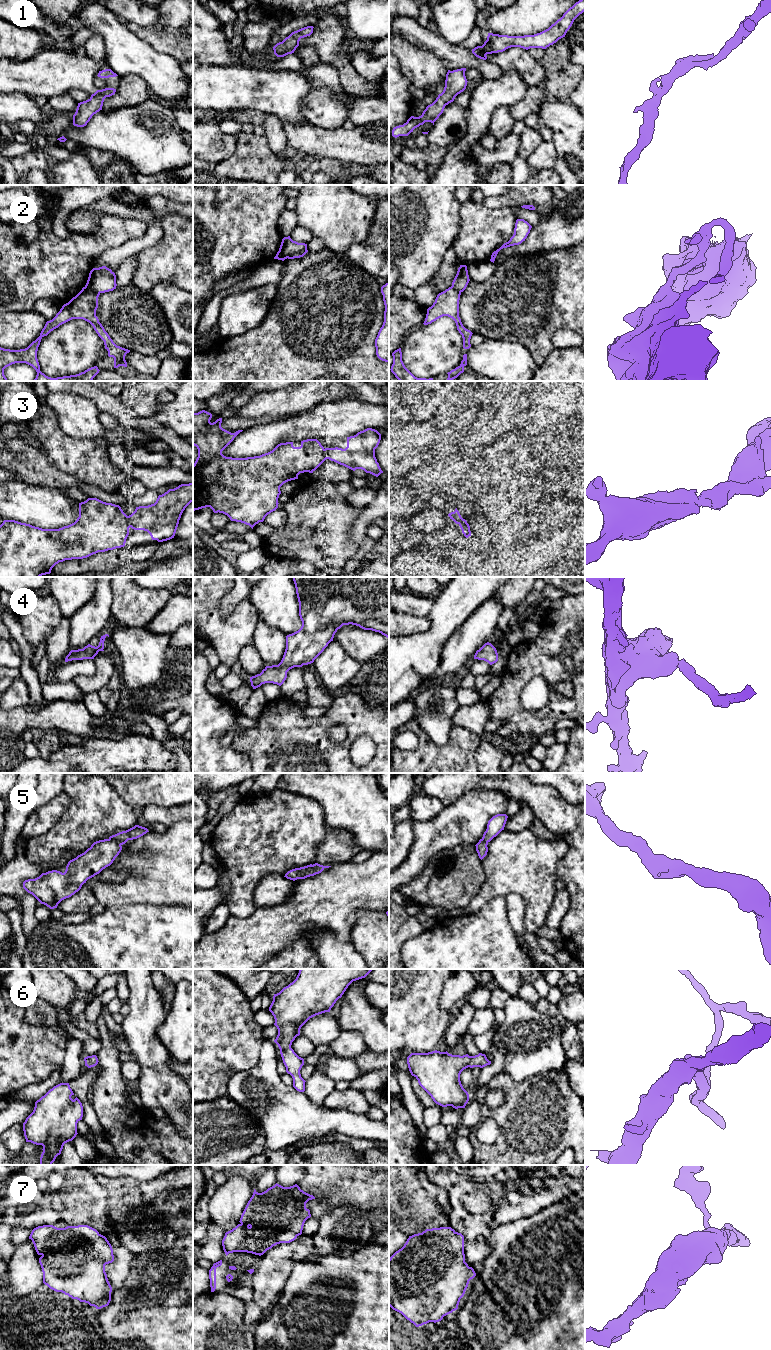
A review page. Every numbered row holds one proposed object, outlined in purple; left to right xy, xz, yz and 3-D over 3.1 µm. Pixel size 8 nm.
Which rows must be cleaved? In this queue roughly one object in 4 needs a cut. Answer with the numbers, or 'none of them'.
2

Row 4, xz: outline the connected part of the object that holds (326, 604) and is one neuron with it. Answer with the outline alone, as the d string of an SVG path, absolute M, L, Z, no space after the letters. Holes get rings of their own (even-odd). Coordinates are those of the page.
M292 577L299 602L301 628L286 636L286 649L278 665L266 666L260 674L250 677L253 689L265 683L281 686L287 672L294 667L302 667L314 662L333 641L334 635L343 625L356 625L364 630L379 632L389 638L389 577Z

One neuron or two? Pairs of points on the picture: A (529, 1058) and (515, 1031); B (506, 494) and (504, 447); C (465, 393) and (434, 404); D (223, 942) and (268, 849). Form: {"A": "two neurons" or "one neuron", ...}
{"A": "one neuron", "B": "one neuron", "C": "one neuron", "D": "two neurons"}

